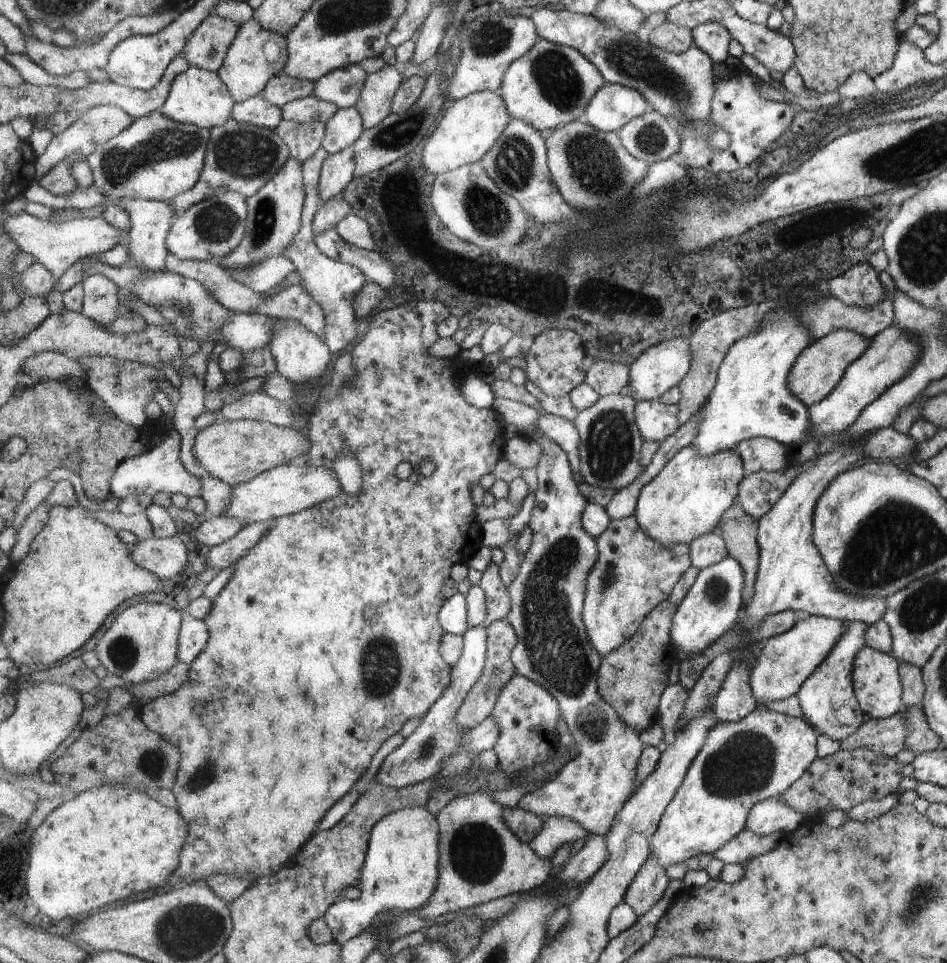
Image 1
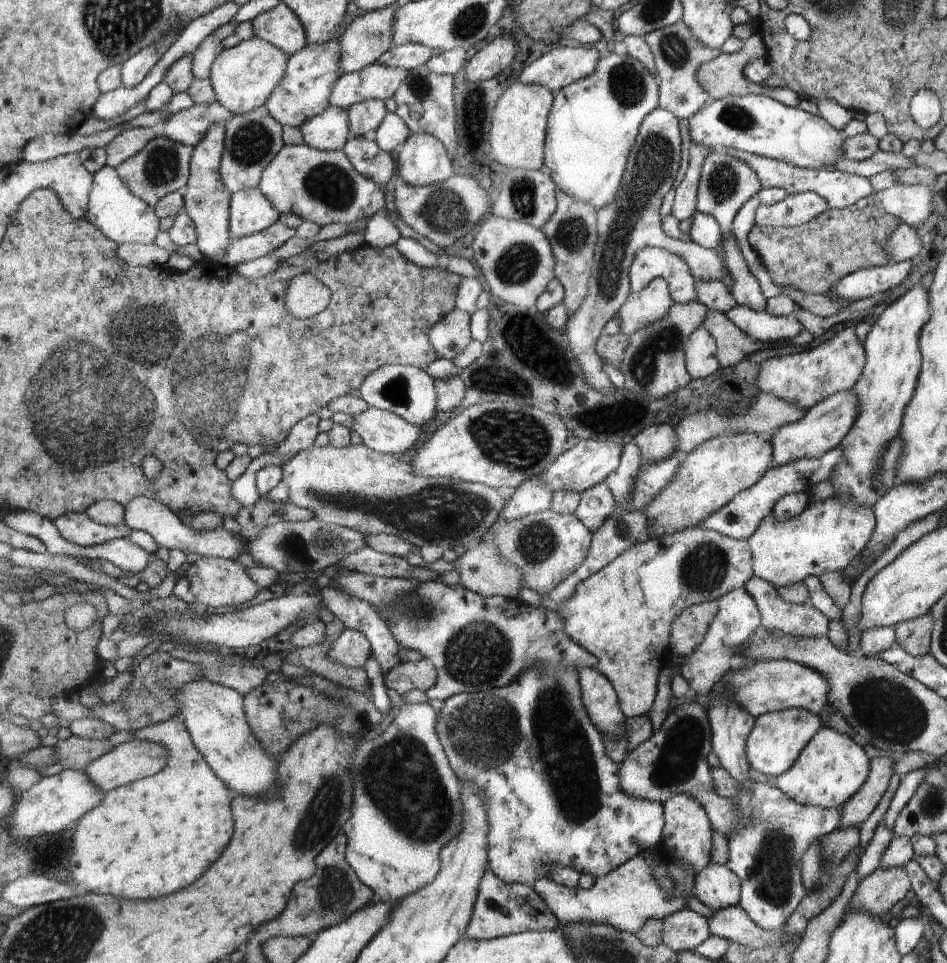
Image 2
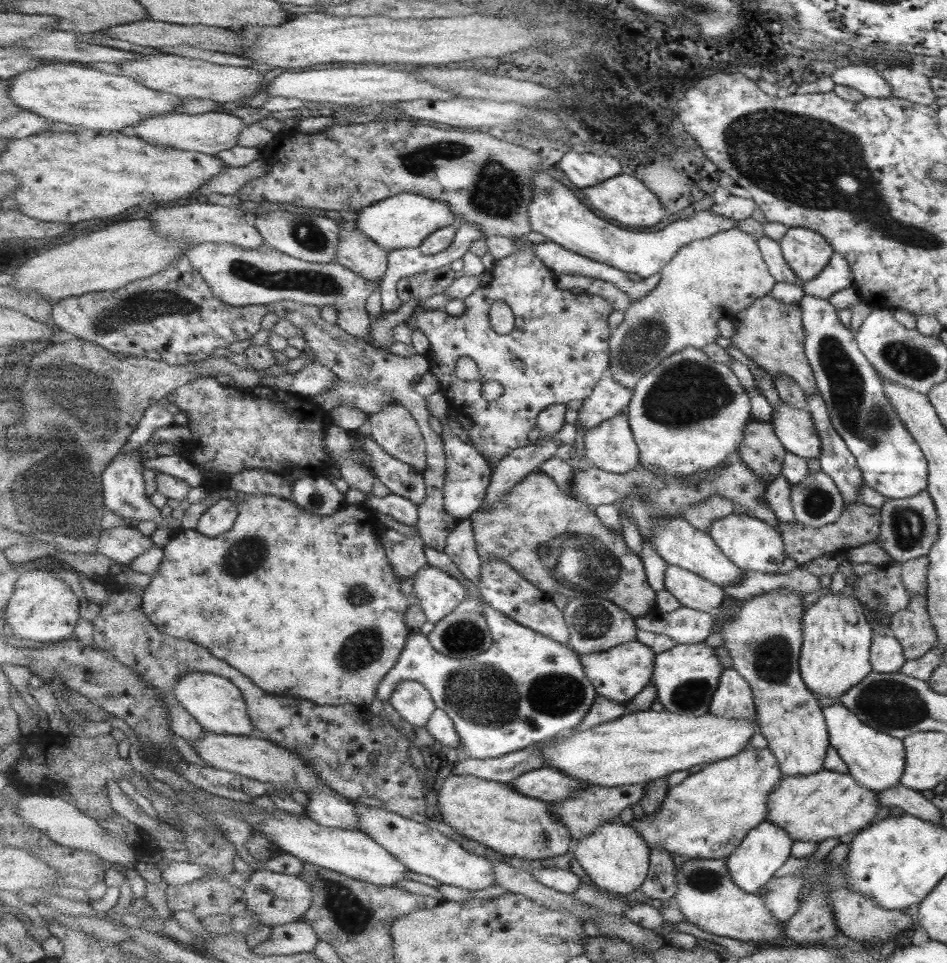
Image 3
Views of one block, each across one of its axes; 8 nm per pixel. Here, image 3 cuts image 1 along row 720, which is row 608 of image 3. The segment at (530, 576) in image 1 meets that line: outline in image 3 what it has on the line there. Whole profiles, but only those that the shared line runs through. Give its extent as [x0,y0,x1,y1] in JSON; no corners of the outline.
[564,596,639,655]

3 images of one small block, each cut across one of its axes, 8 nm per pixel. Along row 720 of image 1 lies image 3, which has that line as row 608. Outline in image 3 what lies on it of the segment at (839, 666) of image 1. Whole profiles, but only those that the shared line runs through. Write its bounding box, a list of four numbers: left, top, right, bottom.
[798,592,872,703]

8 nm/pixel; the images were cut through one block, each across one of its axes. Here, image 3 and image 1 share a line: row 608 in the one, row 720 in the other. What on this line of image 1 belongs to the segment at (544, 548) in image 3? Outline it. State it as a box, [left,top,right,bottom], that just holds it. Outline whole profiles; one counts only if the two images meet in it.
[598,601,678,734]

